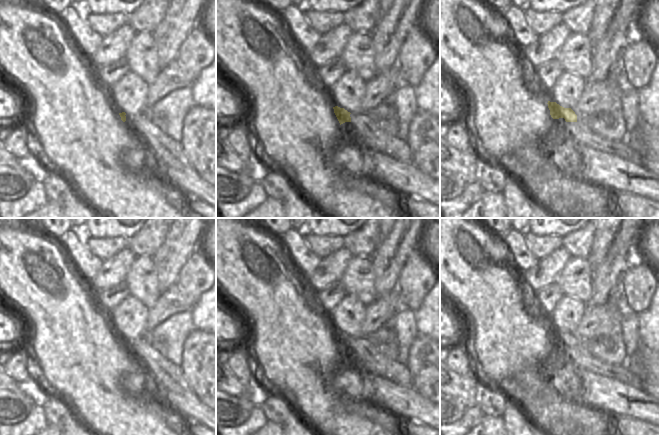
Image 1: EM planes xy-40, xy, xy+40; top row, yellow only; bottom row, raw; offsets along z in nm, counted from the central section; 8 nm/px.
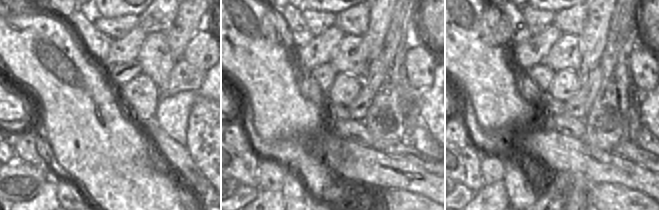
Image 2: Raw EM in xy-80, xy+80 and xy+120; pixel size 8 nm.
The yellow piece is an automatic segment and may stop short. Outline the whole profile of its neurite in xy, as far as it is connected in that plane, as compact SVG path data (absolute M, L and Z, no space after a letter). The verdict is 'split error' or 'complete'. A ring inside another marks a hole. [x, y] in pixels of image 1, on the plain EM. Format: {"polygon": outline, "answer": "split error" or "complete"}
{"polygon": "M338 330L333 331L333 333L340 349L345 346L352 346L369 364L376 366L381 371L382 378L406 388L413 388L413 381L407 366L384 356L367 336L351 338Z", "answer": "split error"}

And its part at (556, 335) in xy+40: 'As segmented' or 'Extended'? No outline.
Extended

